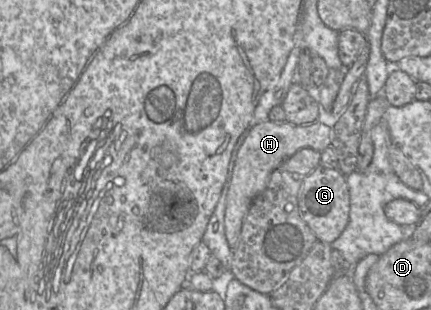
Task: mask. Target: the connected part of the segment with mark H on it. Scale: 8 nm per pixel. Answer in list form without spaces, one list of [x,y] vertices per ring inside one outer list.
[[[321,109],[321,116],[317,121],[311,124],[295,125],[287,121],[274,122],[271,120],[267,120],[265,122],[254,125],[250,129],[247,137],[245,138],[238,151],[232,171],[230,186],[226,196],[224,229],[227,242],[232,249],[235,248],[237,245],[242,229],[243,220],[252,204],[252,201],[257,195],[265,190],[272,172],[284,160],[286,160],[302,148],[309,147],[322,152],[325,148],[329,147],[333,139],[333,129],[331,126],[331,121],[333,121],[335,118],[336,117],[330,117],[330,115],[324,114]]]

